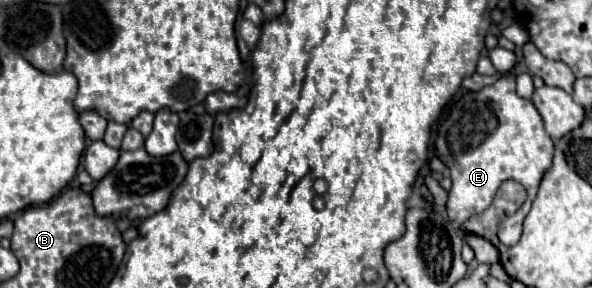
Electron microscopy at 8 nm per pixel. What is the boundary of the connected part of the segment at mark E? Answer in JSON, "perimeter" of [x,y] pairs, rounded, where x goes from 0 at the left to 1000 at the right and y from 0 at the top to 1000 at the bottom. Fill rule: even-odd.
{"perimeter":[[[853,260],[813,316],[782,323],[742,441],[735,524],[762,601],[765,649],[758,663],[755,747],[772,795],[789,753],[816,740],[829,712],[836,663],[850,628],[870,622],[887,642],[890,698],[873,726],[873,740],[846,774],[846,844],[870,851],[907,677],[910,628],[934,552],[934,483],[921,462],[917,413],[904,365],[870,323],[870,274]]]}

